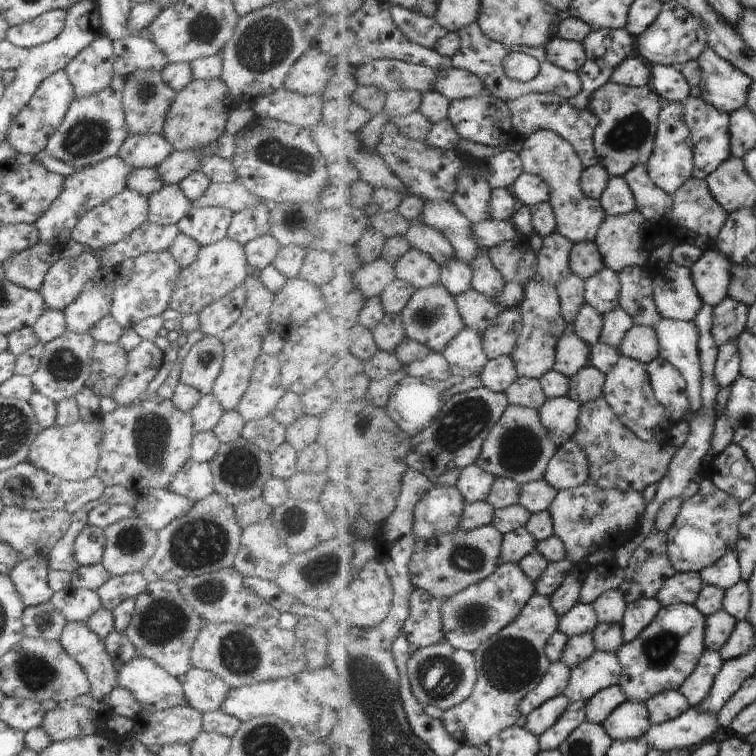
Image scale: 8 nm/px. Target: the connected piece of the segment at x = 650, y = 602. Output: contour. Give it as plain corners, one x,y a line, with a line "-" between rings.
644,598
640,602
629,603
623,622
626,642
638,639
638,636
656,620
663,608
658,598

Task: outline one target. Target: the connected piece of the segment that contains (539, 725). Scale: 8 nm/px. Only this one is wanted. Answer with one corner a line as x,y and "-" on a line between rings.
566,695
557,696
549,700
543,707
537,708
530,716
527,716
526,728
541,737
547,730
556,726
570,707
572,701

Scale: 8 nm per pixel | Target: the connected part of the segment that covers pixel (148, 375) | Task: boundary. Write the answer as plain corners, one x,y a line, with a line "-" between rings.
143,340
128,353
126,376
111,396
118,406
128,407
140,401
140,396
148,390
148,384
156,378
162,361
163,352
152,340

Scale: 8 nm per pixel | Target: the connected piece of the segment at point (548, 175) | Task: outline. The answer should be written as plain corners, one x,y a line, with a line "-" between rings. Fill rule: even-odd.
540,130
524,140
520,156
525,164
525,172
542,176
551,185
550,203
557,216
558,232
574,244
597,242
599,230
607,219
607,209
601,200
594,200
584,192
583,176
587,168
576,148
553,130

